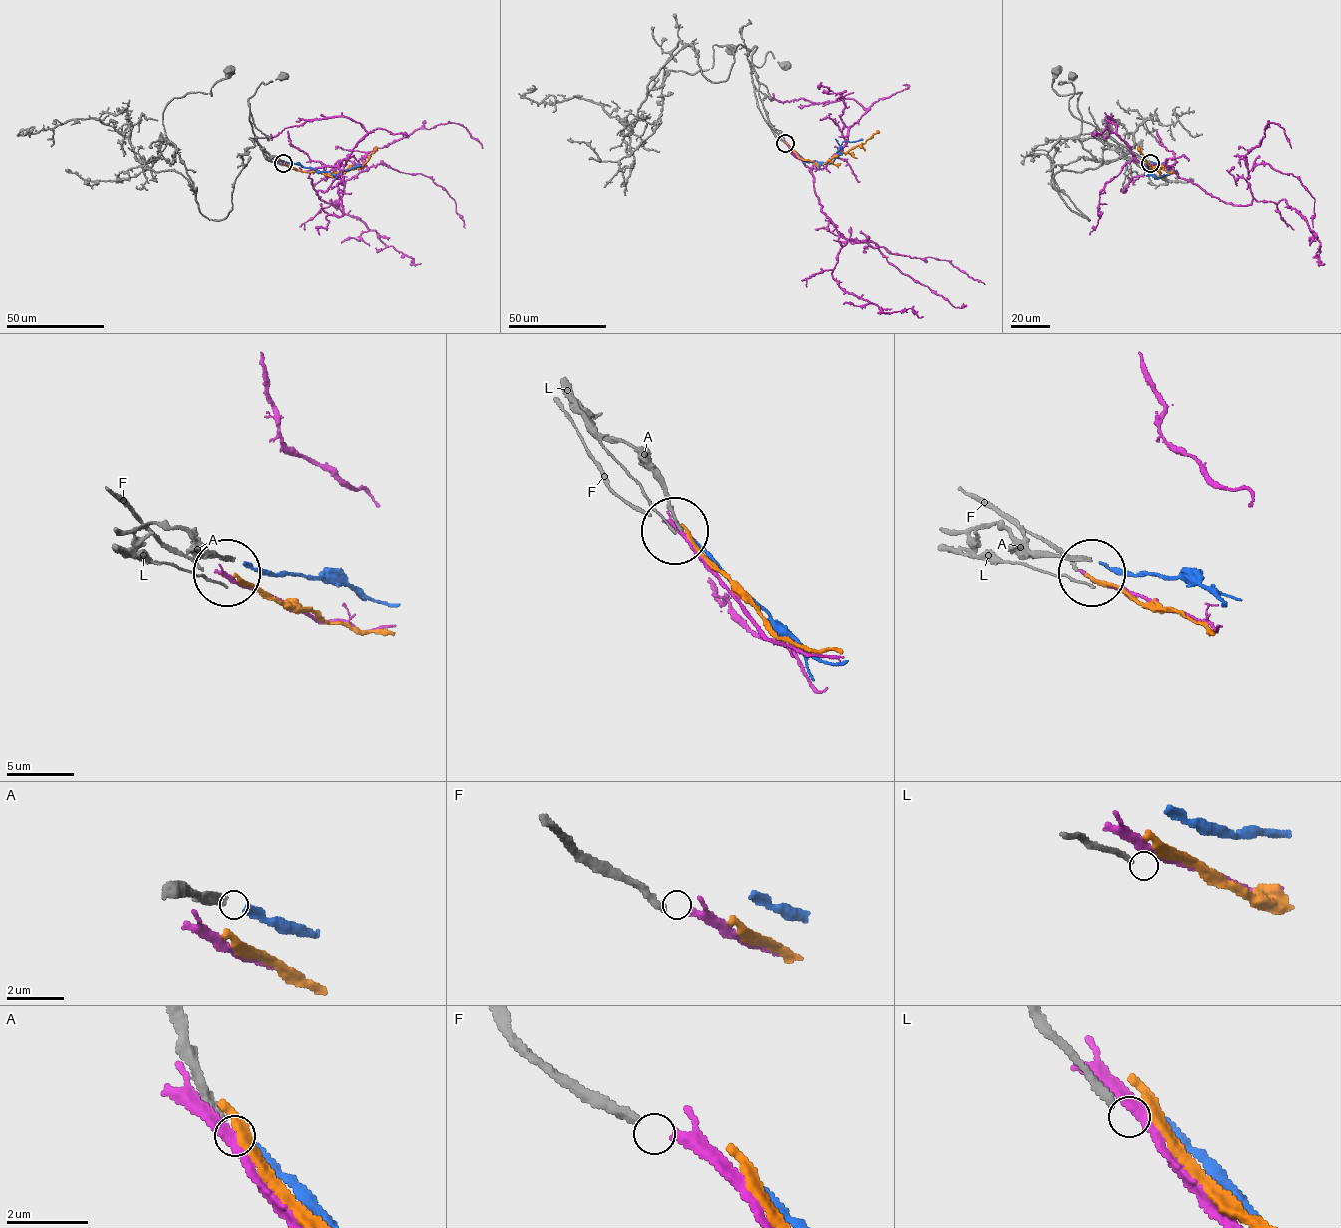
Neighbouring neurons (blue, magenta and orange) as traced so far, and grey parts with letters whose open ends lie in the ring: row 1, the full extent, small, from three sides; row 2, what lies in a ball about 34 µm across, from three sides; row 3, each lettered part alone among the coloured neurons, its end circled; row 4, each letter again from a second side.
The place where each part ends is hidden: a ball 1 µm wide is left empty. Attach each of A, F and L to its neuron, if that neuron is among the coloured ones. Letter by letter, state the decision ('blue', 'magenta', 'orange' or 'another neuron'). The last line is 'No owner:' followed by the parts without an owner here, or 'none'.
A: blue
F: magenta
L: another neuron
No owner: L

